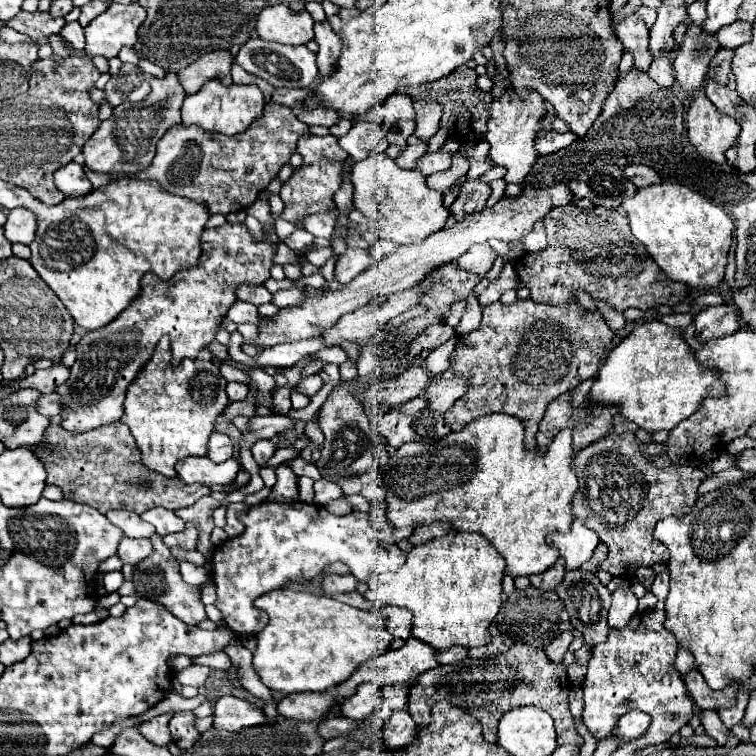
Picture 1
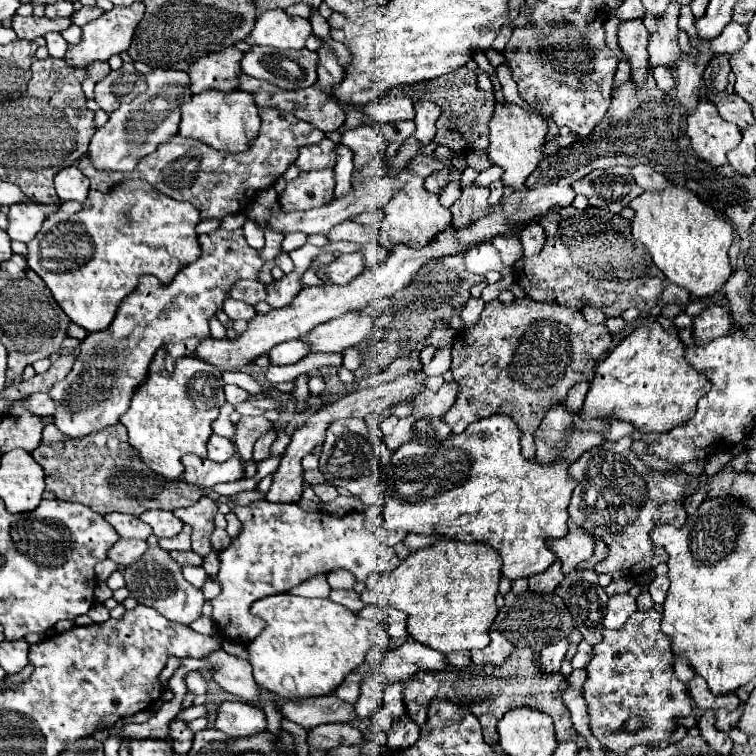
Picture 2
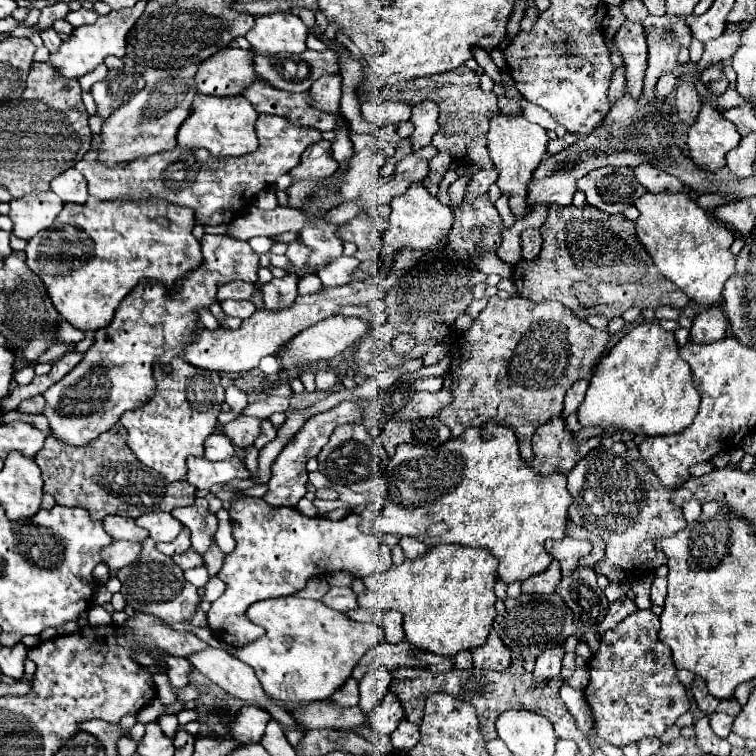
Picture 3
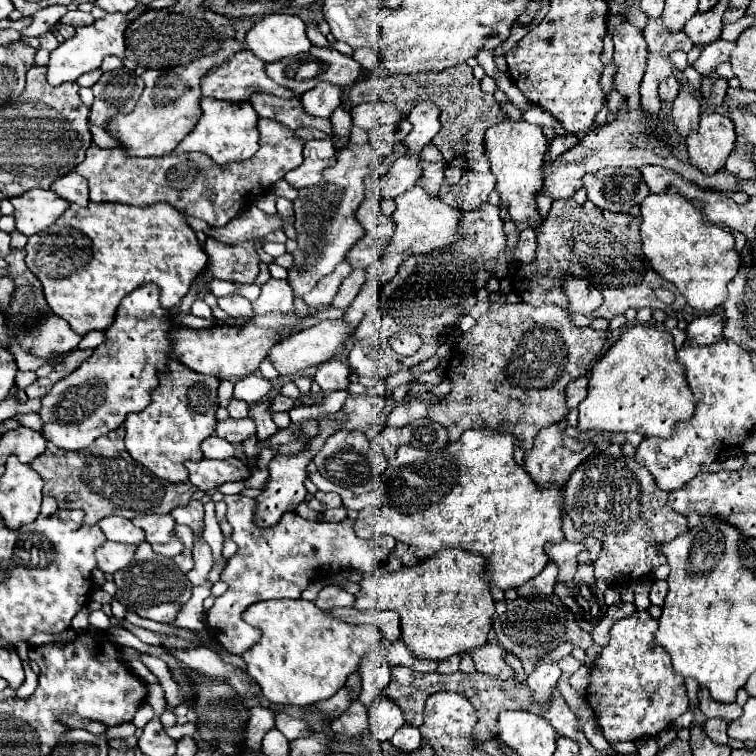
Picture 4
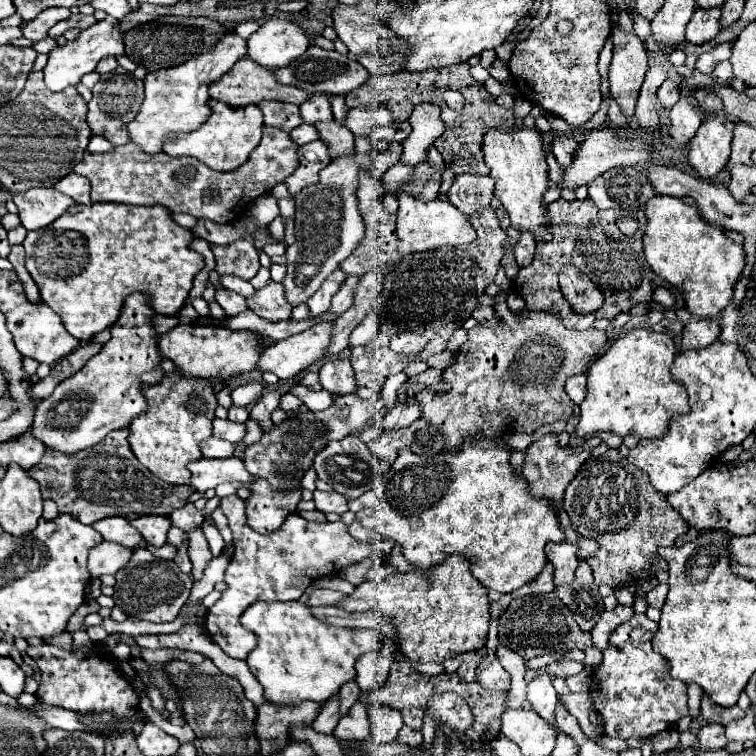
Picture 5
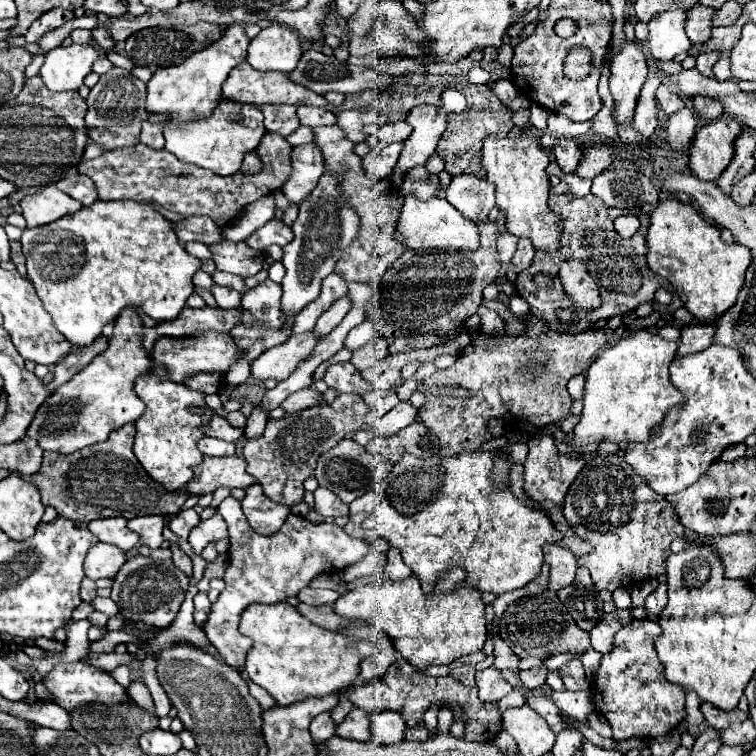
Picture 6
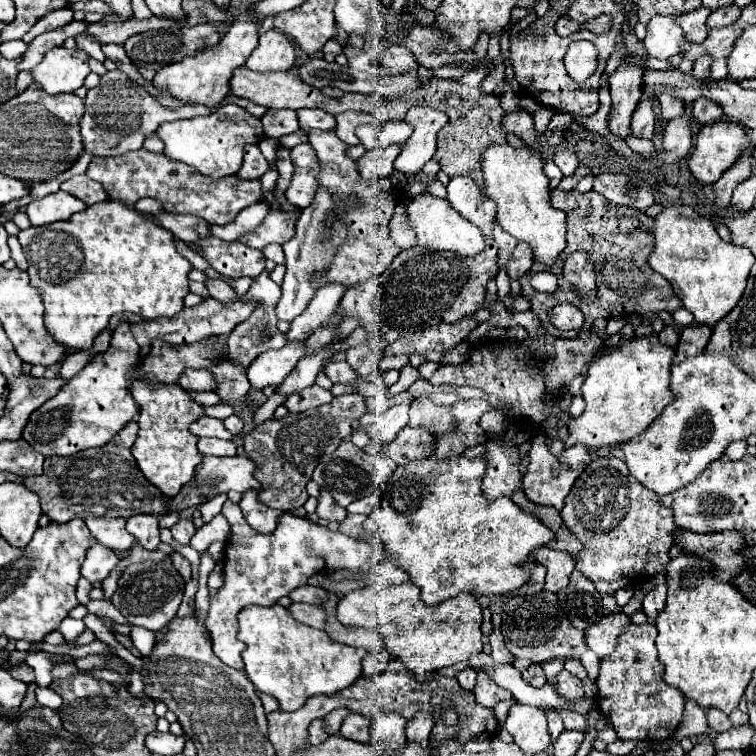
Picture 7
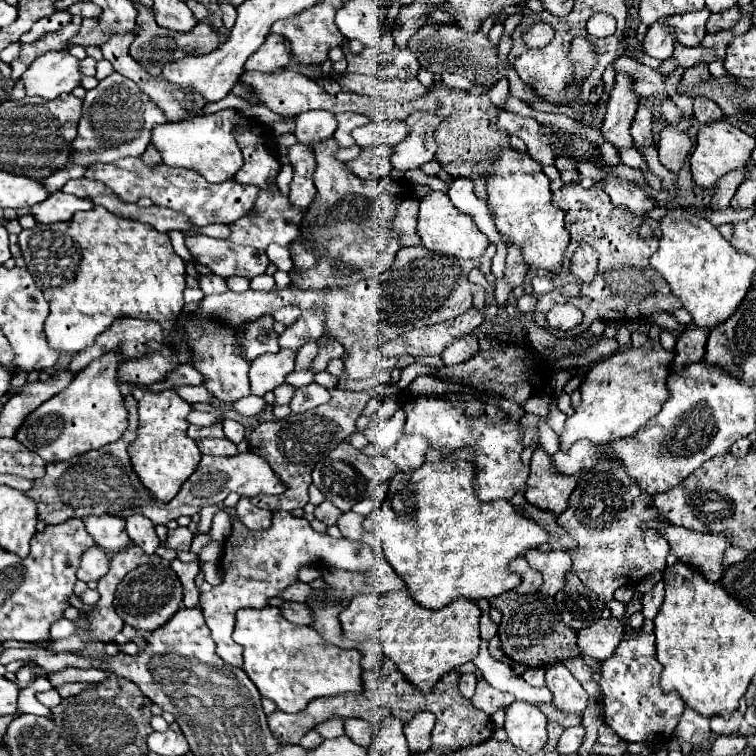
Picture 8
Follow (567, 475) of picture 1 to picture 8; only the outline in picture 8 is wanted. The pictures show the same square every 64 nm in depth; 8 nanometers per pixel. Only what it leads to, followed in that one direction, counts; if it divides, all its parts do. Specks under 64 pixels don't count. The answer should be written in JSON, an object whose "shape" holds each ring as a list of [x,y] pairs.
{"shape":[[[468,460],[424,462],[416,470],[398,472],[388,482],[384,502],[364,520],[364,528],[382,540],[386,560],[406,580],[414,600],[418,600],[418,604],[424,608],[438,610],[460,596],[478,600],[494,598],[502,592],[514,590],[522,582],[522,576],[508,570],[510,562],[524,556],[524,552],[530,548],[548,542],[550,538],[550,534],[540,524],[518,514],[510,502],[478,500],[472,486],[474,472],[476,468]]]}

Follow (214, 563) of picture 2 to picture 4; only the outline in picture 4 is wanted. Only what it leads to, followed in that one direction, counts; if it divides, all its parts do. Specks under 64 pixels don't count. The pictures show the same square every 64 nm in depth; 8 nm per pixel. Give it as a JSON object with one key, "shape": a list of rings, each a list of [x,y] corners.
{"shape":[[[210,500],[204,510],[206,510],[206,528],[204,528],[204,540],[210,544],[212,548],[212,556],[214,556],[214,562],[226,562],[226,558],[222,556],[222,530],[220,530],[220,524],[216,520],[216,502]]]}

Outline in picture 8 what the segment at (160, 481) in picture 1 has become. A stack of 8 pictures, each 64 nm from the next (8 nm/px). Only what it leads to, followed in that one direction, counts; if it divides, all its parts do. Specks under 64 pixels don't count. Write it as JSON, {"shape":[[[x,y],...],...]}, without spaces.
{"shape":[[[128,384],[120,386],[122,394],[126,394],[126,404],[130,410],[130,424],[126,432],[112,444],[106,444],[98,450],[90,450],[82,456],[74,456],[66,462],[58,464],[46,464],[46,476],[36,480],[34,486],[26,492],[26,496],[34,498],[38,504],[38,518],[48,524],[62,524],[70,518],[84,518],[84,516],[116,516],[122,510],[140,508],[148,502],[154,502],[156,498],[152,492],[138,480],[138,474],[134,472],[128,456],[128,446],[136,440],[136,428],[138,428],[138,414],[134,412],[134,396],[130,392]]]}

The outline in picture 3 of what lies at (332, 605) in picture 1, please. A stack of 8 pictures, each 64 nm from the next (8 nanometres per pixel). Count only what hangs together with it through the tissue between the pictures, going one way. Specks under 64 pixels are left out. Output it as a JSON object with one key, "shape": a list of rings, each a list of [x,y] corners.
{"shape":[[[296,596],[270,598],[254,602],[246,614],[256,624],[264,626],[266,634],[238,649],[218,640],[208,627],[196,627],[188,623],[171,626],[175,630],[194,632],[208,646],[238,656],[242,662],[254,668],[264,692],[284,704],[308,704],[330,698],[344,684],[344,680],[350,678],[360,658],[376,644],[384,642],[384,632],[378,624],[350,620],[346,614],[322,604],[322,600],[304,600]]]}

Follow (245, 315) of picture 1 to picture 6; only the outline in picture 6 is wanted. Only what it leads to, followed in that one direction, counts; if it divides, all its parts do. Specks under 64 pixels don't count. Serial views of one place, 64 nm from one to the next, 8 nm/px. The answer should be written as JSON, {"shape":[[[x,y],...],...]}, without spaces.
{"shape":[[[214,286],[212,294],[214,294],[214,298],[216,298],[216,302],[218,302],[220,308],[240,308],[242,306],[240,304],[242,294],[236,292],[236,290],[230,290],[226,286]]]}

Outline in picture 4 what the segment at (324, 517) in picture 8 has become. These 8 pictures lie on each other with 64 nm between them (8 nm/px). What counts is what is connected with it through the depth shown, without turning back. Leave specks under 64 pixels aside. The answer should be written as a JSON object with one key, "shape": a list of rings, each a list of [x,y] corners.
{"shape":[[[316,492],[314,498],[318,498],[320,502],[324,502],[328,508],[342,506],[342,500],[340,500],[340,496],[336,492]]]}

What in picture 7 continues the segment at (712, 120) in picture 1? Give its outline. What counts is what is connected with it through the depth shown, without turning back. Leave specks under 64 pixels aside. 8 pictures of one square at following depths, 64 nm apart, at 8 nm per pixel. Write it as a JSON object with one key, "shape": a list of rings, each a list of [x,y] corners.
{"shape":[[[718,120],[702,126],[696,146],[688,158],[690,172],[700,184],[714,184],[750,144],[750,138],[736,122]]]}

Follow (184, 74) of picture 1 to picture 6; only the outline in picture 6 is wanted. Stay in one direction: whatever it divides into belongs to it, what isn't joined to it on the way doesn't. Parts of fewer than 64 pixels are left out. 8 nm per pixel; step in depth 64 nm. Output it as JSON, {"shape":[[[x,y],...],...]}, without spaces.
{"shape":[[[242,62],[238,64],[230,76],[226,78],[226,82],[222,84],[222,100],[232,100],[232,102],[242,102],[242,104],[292,104],[292,106],[302,106],[302,104],[308,104],[308,106],[322,106],[322,108],[328,108],[328,110],[334,110],[326,100],[324,96],[300,86],[300,84],[294,84],[286,78],[286,74],[282,72],[262,72],[262,70],[256,70],[256,68],[250,68],[248,62]]]}

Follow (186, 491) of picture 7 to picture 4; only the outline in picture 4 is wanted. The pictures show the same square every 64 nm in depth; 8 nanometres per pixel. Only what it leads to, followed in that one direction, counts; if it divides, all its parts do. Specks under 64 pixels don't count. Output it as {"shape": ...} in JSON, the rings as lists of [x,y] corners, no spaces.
{"shape":[[[236,456],[226,460],[188,460],[186,468],[190,472],[190,482],[202,492],[212,490],[226,480],[246,480],[250,476],[248,464]]]}

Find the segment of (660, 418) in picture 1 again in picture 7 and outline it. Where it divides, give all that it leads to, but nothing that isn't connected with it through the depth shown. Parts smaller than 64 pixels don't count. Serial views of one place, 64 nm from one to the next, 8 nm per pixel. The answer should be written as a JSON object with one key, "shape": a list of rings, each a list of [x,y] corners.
{"shape":[[[656,336],[630,338],[616,348],[602,352],[588,368],[586,382],[582,386],[586,408],[580,418],[574,418],[568,424],[570,436],[564,446],[616,446],[642,436],[662,410],[674,402],[674,392],[670,390],[672,360],[674,346],[662,344]]]}

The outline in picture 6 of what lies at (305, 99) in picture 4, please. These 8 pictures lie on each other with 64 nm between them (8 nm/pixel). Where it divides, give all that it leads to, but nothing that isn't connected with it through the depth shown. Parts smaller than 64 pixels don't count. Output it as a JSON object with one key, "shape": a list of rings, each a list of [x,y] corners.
{"shape":[[[302,106],[298,108],[298,118],[302,124],[316,128],[324,124],[336,124],[336,116],[326,108],[314,108],[314,106]]]}

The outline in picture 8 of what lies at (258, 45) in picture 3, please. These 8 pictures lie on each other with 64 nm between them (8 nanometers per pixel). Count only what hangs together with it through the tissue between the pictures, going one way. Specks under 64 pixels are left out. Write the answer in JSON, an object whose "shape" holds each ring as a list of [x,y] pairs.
{"shape":[[[270,32],[260,46],[248,60],[246,70],[260,70],[260,72],[276,72],[286,68],[290,62],[290,48],[286,44],[286,38],[280,34]]]}

